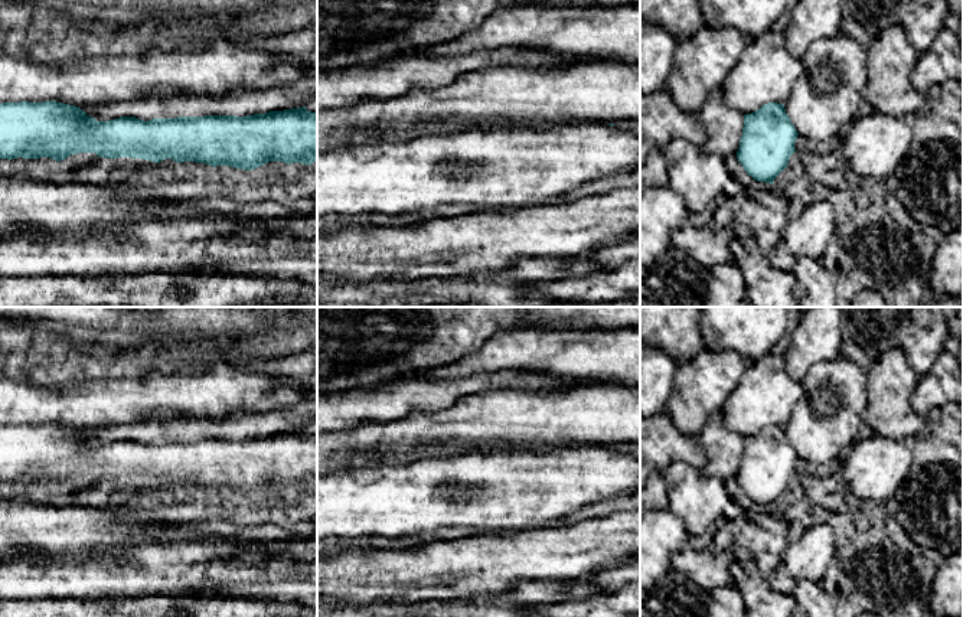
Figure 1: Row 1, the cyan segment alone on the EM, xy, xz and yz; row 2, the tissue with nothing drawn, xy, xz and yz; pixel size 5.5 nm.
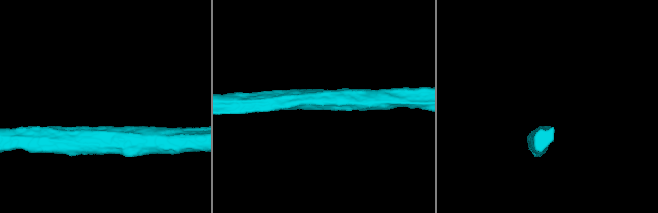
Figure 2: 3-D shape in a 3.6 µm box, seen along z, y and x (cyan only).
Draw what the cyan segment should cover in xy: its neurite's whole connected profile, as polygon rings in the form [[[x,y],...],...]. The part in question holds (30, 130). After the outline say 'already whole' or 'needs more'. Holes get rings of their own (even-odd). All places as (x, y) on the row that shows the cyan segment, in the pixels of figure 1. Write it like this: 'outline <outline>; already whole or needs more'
outline [[[56,101],[45,102],[3,102],[0,104],[0,159],[40,159],[49,157],[56,161],[71,154],[95,153],[105,159],[131,157],[160,163],[172,159],[176,163],[196,161],[209,166],[231,166],[242,170],[254,170],[268,161],[311,164],[317,161],[317,112],[306,107],[284,111],[270,111],[247,117],[205,115],[153,118],[143,121],[136,117],[120,117],[110,121],[97,121],[79,107]]]; already whole

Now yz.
outline [[[764,104],[744,115],[737,159],[754,180],[773,185],[796,151],[797,136],[783,104]]]; already whole

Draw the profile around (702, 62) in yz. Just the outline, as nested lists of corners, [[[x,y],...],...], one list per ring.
[[[702,27],[676,43],[667,91],[685,112],[698,114],[709,94],[724,85],[748,37],[734,27]]]

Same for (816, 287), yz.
[[[796,258],[797,307],[836,307],[836,283],[820,259]]]

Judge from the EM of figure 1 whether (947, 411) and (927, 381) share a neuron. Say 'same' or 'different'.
different

